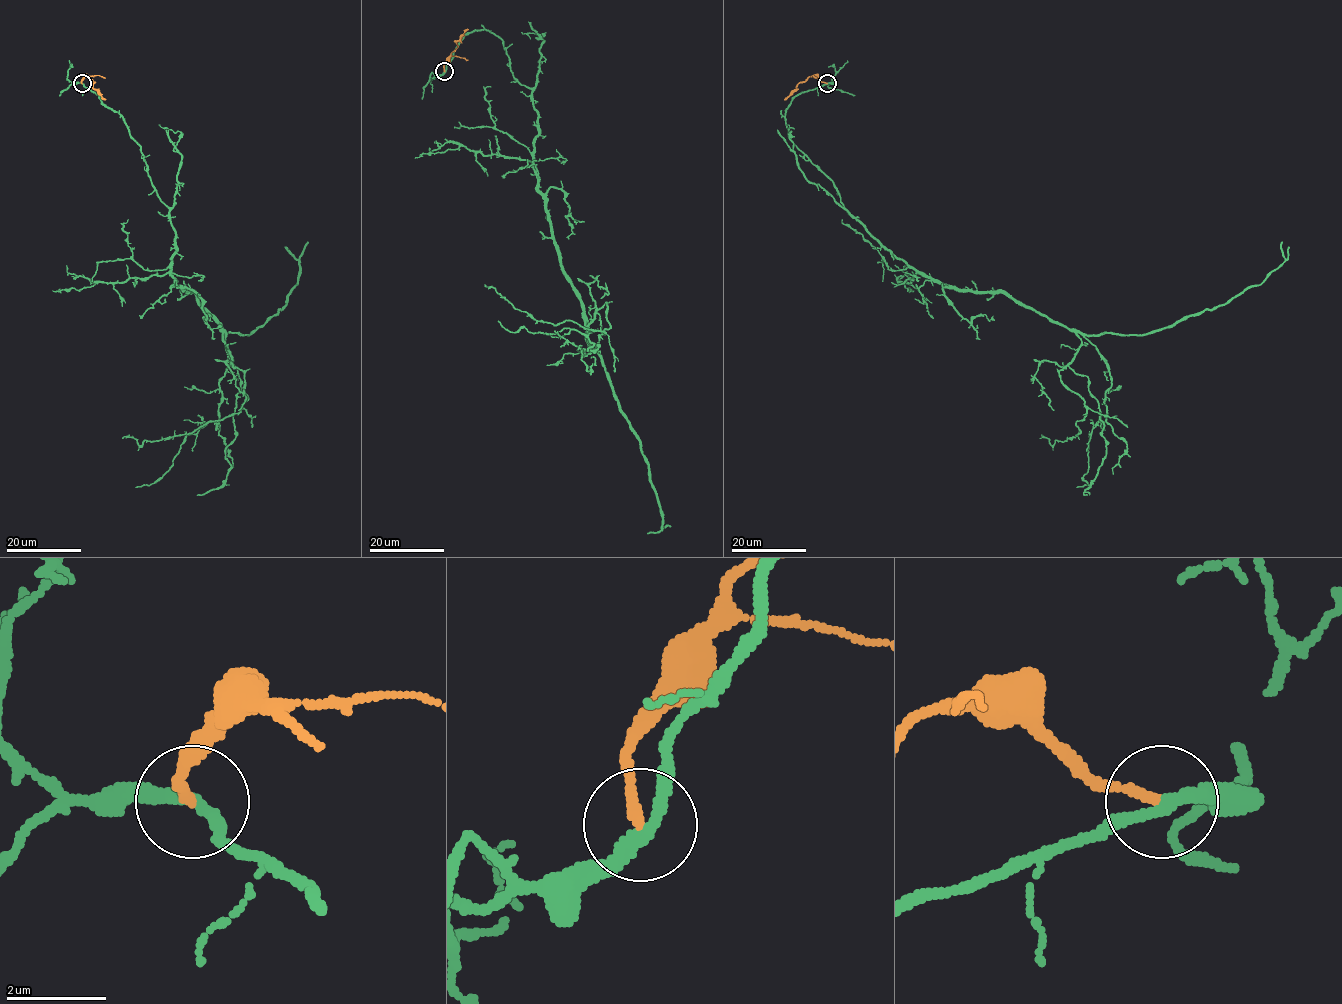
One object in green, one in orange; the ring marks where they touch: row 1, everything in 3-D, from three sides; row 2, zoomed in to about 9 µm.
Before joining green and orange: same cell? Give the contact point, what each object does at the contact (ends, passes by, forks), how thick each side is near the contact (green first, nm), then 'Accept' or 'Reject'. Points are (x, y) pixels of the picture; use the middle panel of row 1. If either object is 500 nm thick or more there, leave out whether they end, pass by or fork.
Place: (444, 71). At the ring green passes by. At the ring orange ends. Thickness 240 nm (green) against 200 nm. Reject

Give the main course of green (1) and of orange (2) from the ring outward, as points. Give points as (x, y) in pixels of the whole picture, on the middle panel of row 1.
1: (444, 71), (466, 34), (485, 30), (531, 90), (551, 237), (670, 527)
2: (444, 71), (444, 64), (457, 47), (455, 41), (468, 29)

